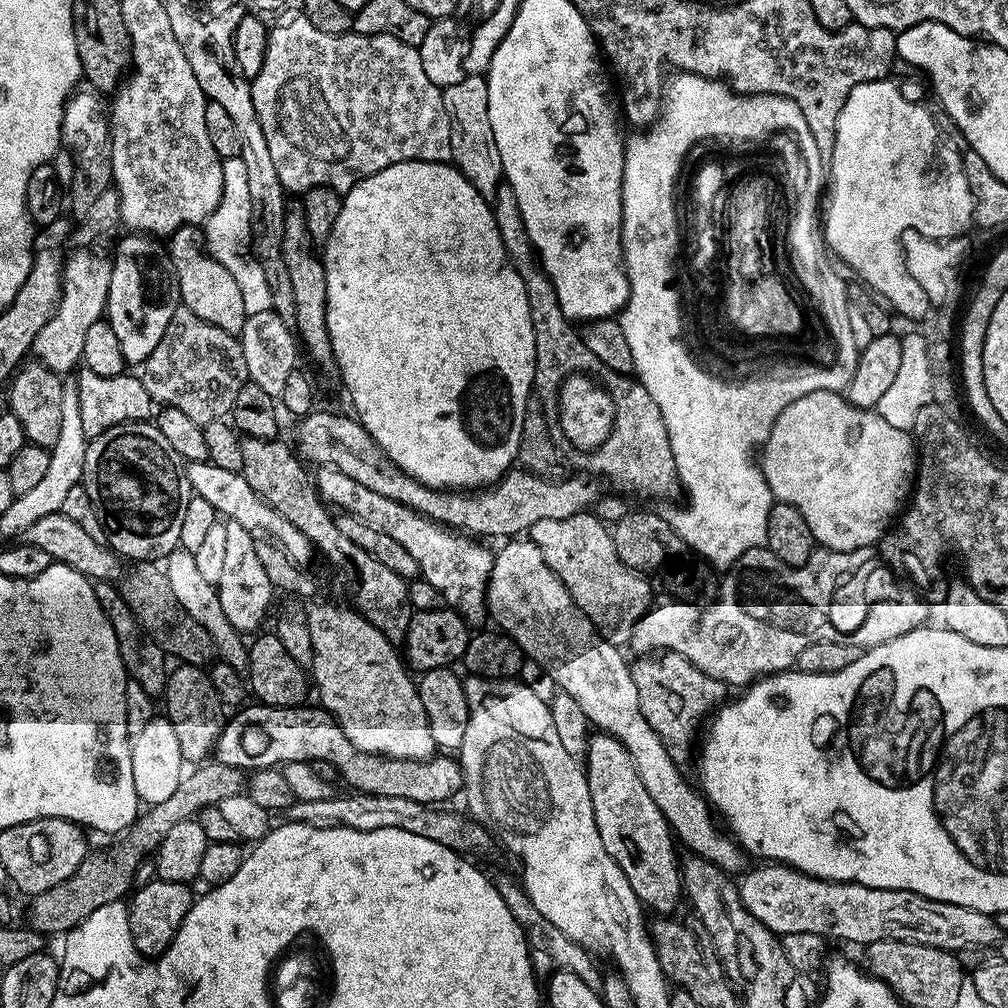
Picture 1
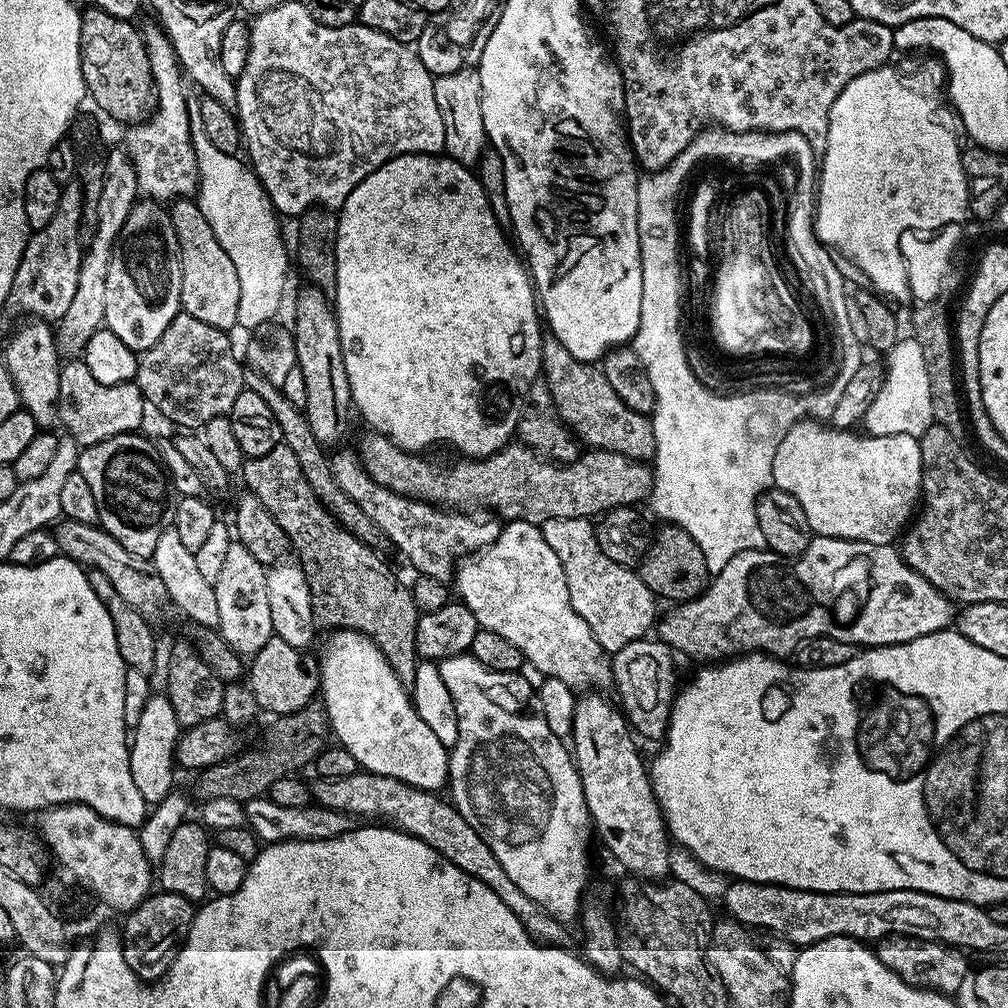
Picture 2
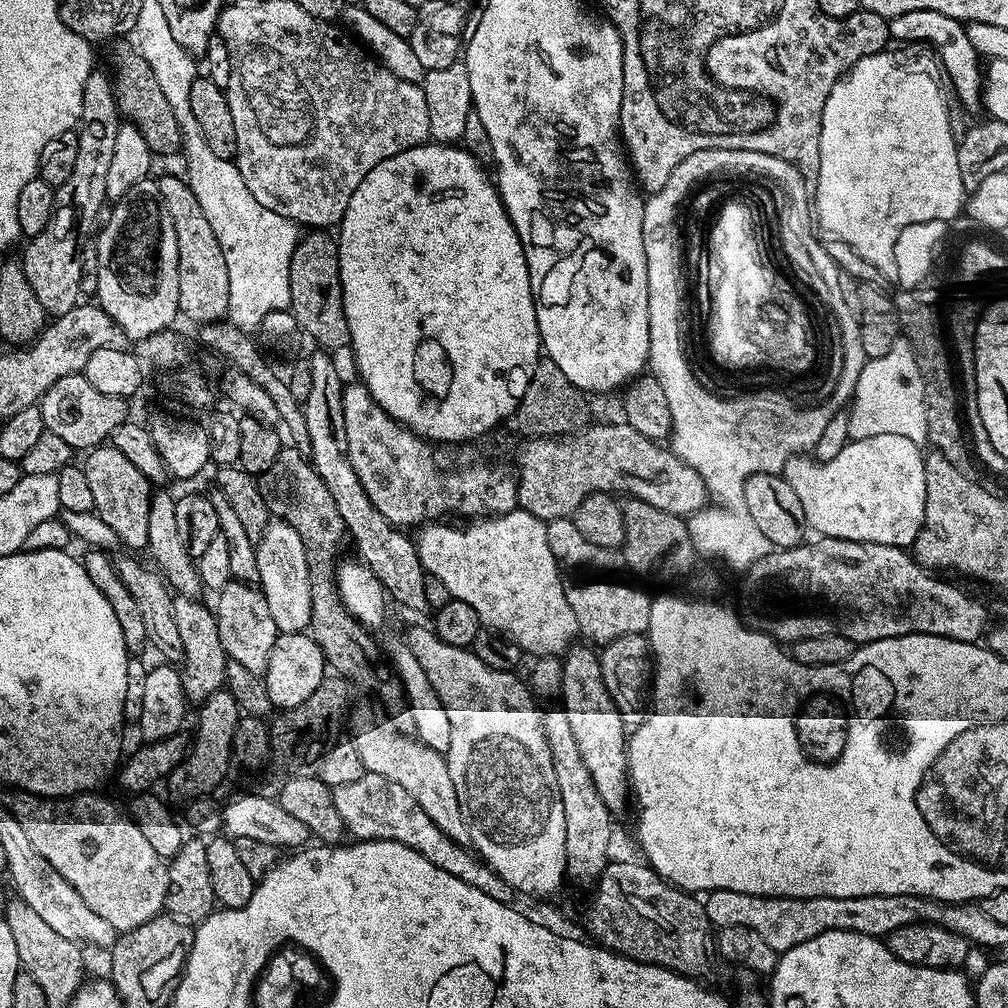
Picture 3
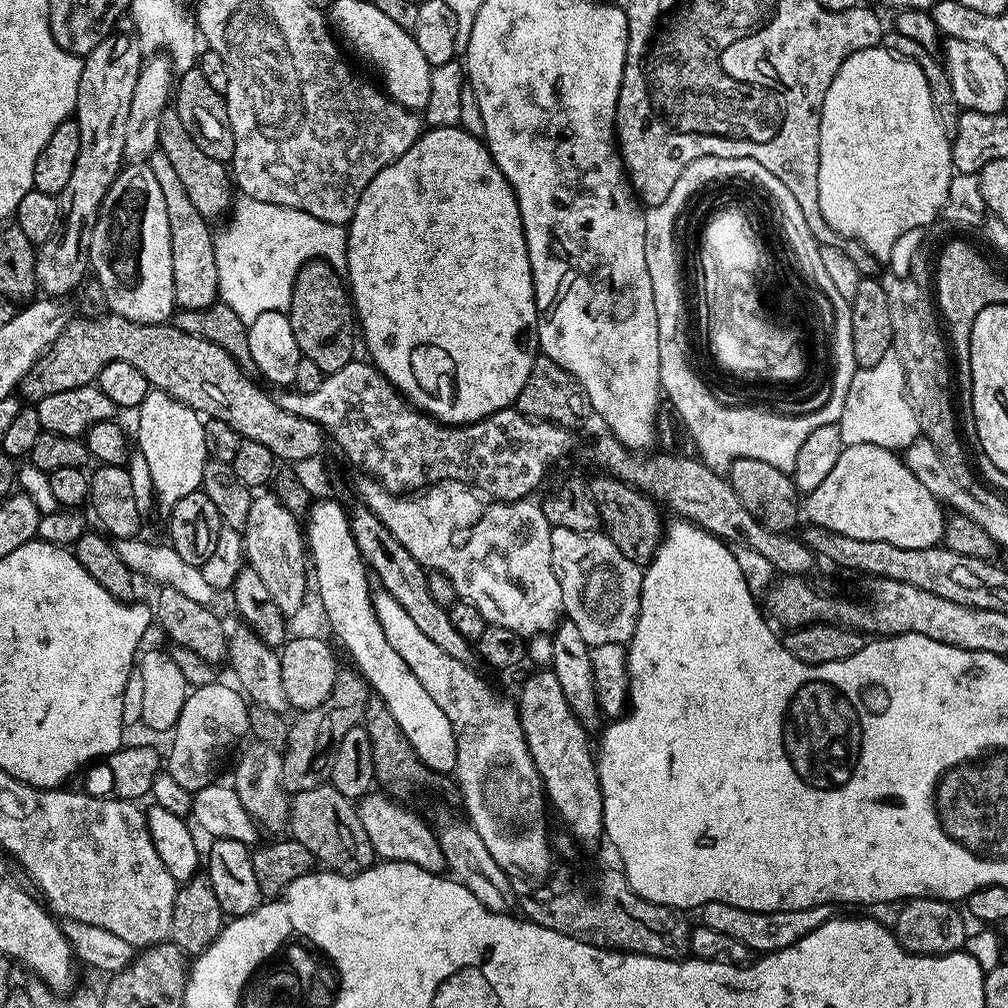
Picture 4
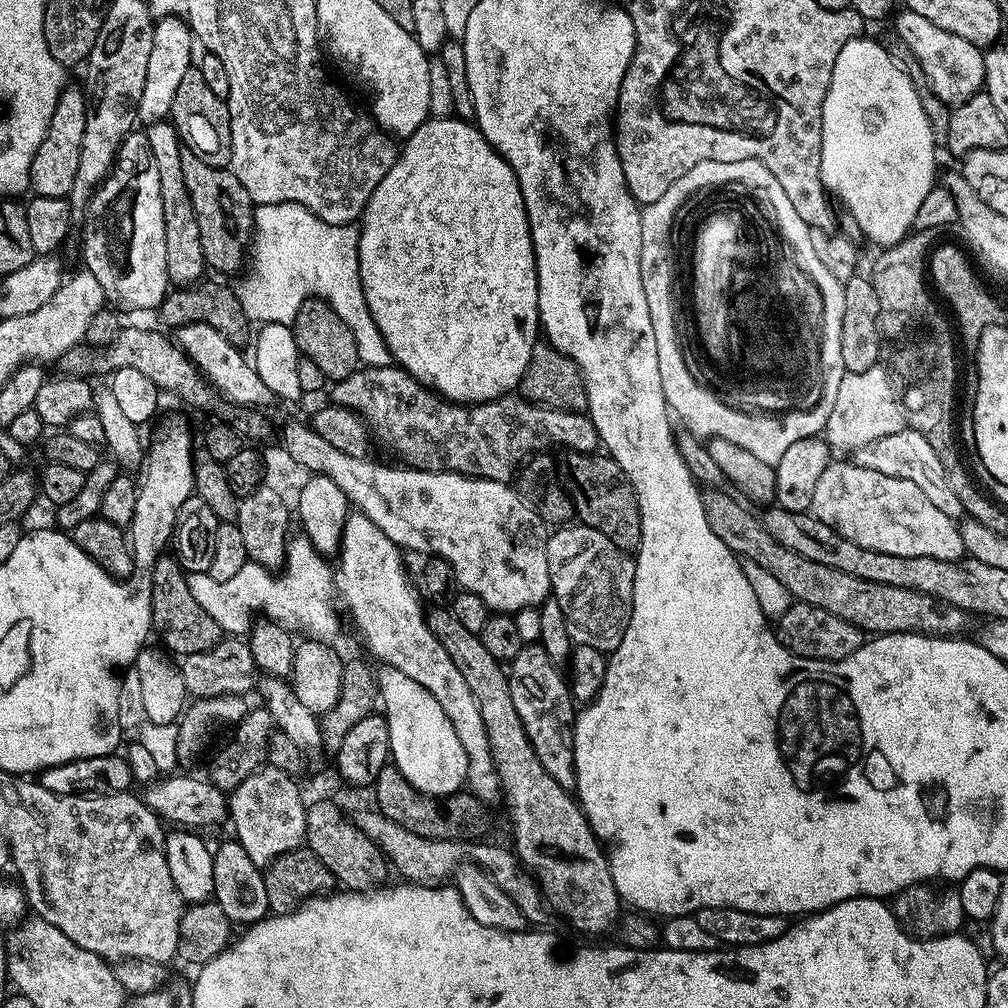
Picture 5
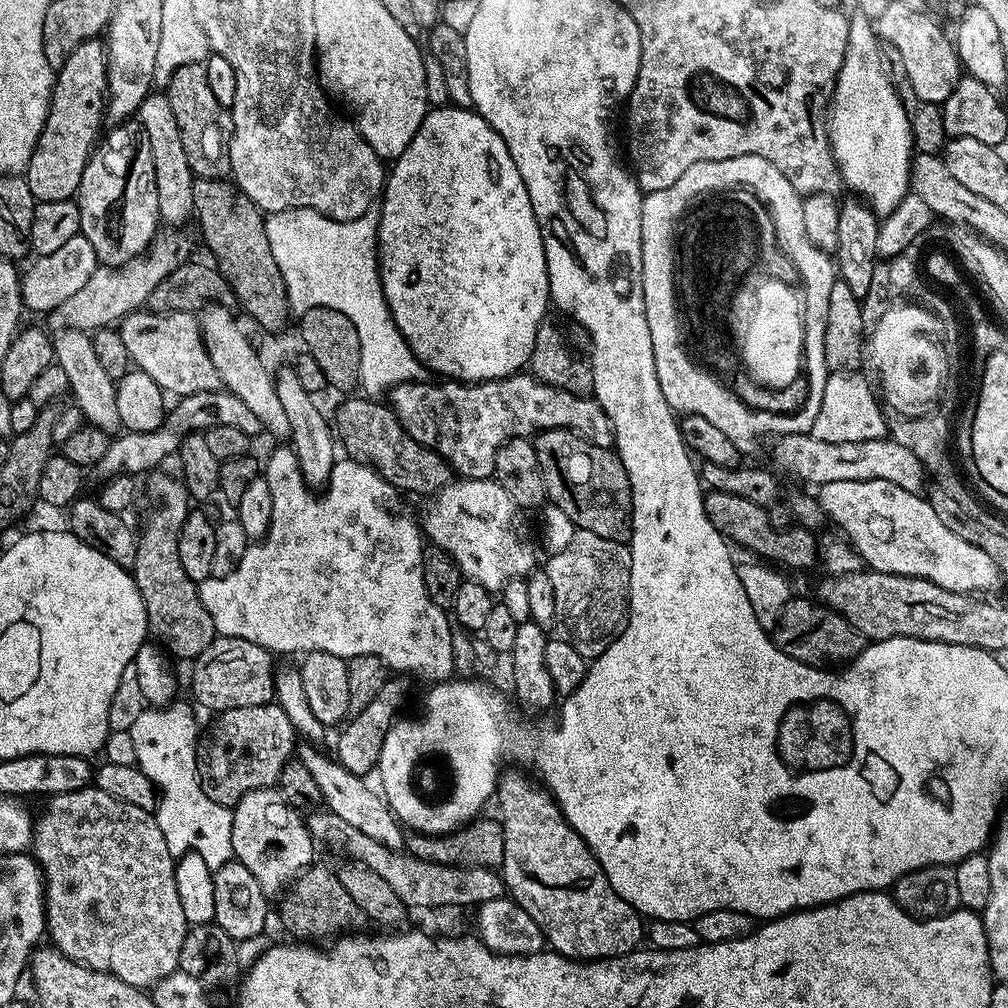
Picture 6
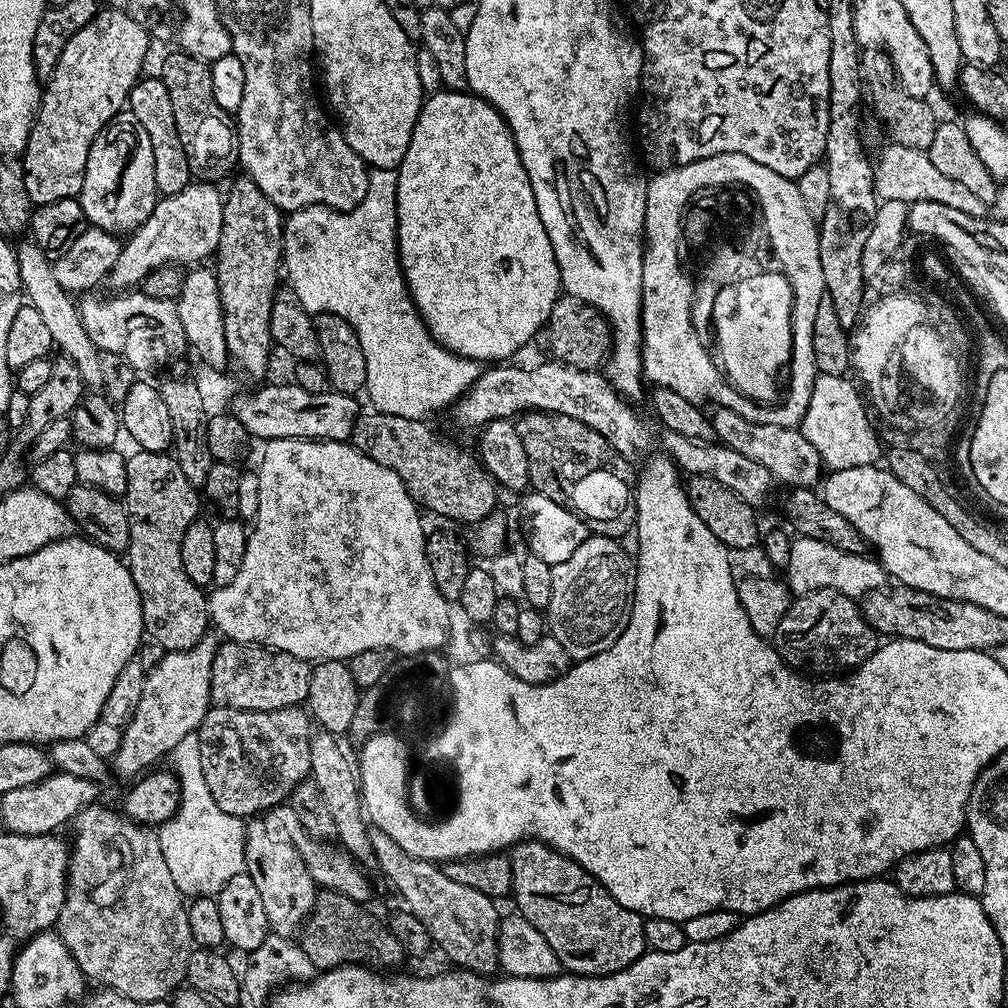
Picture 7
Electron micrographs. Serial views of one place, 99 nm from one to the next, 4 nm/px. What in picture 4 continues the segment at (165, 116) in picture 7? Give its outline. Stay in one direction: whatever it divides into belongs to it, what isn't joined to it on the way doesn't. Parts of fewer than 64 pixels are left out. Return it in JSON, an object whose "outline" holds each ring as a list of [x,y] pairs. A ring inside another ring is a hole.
{"outline":[[[155,151],[148,157],[146,163],[154,170],[154,178],[158,178],[158,186],[162,190],[162,198],[166,198],[166,218],[170,222],[170,254],[174,266],[174,298],[176,308],[202,310],[217,303],[218,262],[214,262],[214,232],[209,221],[198,214],[198,206],[190,202],[190,194],[182,186],[170,158],[162,151]]]}

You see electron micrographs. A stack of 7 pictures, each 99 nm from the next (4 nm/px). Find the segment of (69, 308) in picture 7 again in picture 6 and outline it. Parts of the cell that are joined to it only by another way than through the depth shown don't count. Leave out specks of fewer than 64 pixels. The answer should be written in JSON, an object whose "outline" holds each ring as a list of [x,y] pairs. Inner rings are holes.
{"outline":[[[66,328],[55,333],[52,349],[56,352],[55,364],[66,370],[68,391],[75,407],[82,410],[85,421],[91,427],[109,434],[121,431],[118,418],[118,398],[116,397],[116,381],[106,374],[105,368],[98,362],[94,354],[91,335],[79,332],[77,328]]]}

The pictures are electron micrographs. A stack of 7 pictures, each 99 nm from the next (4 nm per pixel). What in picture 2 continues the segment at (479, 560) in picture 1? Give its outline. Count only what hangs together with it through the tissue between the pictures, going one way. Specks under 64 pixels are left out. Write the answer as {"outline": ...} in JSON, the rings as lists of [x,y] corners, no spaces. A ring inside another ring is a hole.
{"outline":[[[333,455],[331,465],[334,482],[342,486],[342,491],[362,509],[362,514],[369,516],[373,522],[378,522],[389,545],[393,549],[396,547],[417,568],[415,571],[419,575],[451,581],[458,557],[480,552],[490,547],[500,536],[502,521],[499,516],[454,512],[436,508],[421,500],[411,500],[409,496],[394,494],[394,490],[374,482],[374,478],[370,478],[355,455]]]}

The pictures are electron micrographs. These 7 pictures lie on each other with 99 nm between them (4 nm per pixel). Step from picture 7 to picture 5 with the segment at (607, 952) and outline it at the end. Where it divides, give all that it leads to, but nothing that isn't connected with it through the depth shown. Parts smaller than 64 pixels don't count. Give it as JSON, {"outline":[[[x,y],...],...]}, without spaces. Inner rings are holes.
{"outline":[[[429,607],[426,615],[434,638],[442,642],[442,650],[450,654],[466,686],[470,686],[470,694],[474,694],[478,702],[500,779],[502,804],[508,807],[508,820],[512,823],[510,844],[515,859],[536,877],[555,915],[557,912],[578,931],[592,936],[606,931],[616,919],[616,923],[621,919],[622,901],[610,874],[605,849],[592,833],[575,795],[542,770],[542,762],[538,762],[538,754],[534,754],[534,746],[530,746],[526,726],[522,726],[522,718],[518,718],[518,710],[514,710],[505,665],[487,652],[479,635],[466,630],[447,607]]]}

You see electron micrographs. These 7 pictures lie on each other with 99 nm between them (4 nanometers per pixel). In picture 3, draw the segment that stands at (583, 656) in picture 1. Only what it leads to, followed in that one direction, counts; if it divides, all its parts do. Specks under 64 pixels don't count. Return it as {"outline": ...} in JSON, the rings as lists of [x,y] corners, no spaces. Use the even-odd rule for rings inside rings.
{"outline":[[[517,510],[503,512],[501,516],[476,518],[465,528],[455,528],[452,522],[429,522],[415,533],[418,558],[427,575],[438,578],[450,590],[453,600],[474,606],[481,625],[495,630],[513,640],[525,653],[537,656],[563,657],[573,647],[575,636],[581,635],[574,610],[566,598],[565,577],[556,563],[548,541],[548,525],[534,514]]]}

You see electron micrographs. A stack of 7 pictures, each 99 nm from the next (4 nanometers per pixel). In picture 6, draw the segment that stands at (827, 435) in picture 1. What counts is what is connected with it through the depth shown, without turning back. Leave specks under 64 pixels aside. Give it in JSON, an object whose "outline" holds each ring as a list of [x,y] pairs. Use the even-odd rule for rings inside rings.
{"outline":[[[882,480],[844,481],[819,485],[818,499],[825,517],[849,536],[845,537],[873,572],[926,578],[942,590],[965,594],[988,594],[1002,583],[990,556],[946,530],[923,495]]]}

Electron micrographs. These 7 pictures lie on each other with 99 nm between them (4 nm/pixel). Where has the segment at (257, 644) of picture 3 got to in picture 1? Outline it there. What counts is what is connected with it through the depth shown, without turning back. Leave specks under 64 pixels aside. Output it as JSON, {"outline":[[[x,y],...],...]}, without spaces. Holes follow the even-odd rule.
{"outline":[[[224,520],[223,523],[226,526],[226,550],[222,574],[215,584],[216,593],[222,602],[222,611],[226,613],[226,618],[230,618],[230,626],[234,626],[241,634],[252,631],[255,633],[255,628],[263,622],[264,615],[268,612],[268,603],[272,596],[274,597],[274,589],[270,578],[266,578],[266,570],[262,570],[262,562],[258,559],[257,537],[238,526],[238,522]]]}

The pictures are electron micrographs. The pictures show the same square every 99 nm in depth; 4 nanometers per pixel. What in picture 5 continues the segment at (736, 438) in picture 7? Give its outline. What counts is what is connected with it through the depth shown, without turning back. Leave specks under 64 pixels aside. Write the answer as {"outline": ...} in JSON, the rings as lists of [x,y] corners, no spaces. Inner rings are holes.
{"outline":[[[906,426],[896,434],[886,435],[877,442],[867,443],[866,446],[854,450],[852,458],[856,464],[864,469],[876,470],[880,474],[887,474],[890,477],[903,478],[908,482],[914,482],[926,495],[930,497],[937,496],[940,507],[949,516],[956,518],[961,515],[960,502],[951,492],[945,474],[945,467],[942,466],[942,460],[937,451],[930,445],[922,430]]]}

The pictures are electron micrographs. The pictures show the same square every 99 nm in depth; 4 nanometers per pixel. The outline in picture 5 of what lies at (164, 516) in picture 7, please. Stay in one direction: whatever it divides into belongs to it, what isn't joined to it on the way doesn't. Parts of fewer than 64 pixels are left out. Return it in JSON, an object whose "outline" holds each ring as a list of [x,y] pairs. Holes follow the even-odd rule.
{"outline":[[[164,554],[154,566],[153,589],[148,610],[151,631],[155,635],[157,632],[161,640],[159,643],[169,653],[177,652],[177,657],[209,652],[222,639],[218,622],[214,622],[214,618],[210,618],[210,614],[206,614],[206,610],[198,606],[194,594],[190,591],[188,577],[175,555]]]}

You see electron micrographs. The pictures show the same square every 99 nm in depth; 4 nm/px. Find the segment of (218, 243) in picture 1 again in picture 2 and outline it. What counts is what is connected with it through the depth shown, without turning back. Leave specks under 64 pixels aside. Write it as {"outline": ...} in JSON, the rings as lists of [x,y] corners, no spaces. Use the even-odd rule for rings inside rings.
{"outline":[[[189,103],[188,121],[192,124],[192,145],[194,146],[194,154],[198,162],[198,174],[200,175],[198,203],[202,214],[206,214],[206,222],[210,222],[211,228],[214,229],[214,234],[218,238],[218,242],[222,242],[222,250],[226,250],[226,254],[230,254],[230,262],[234,262],[234,270],[238,274],[238,286],[242,286],[242,294],[238,294],[238,325],[241,329],[249,328],[249,330],[255,330],[264,324],[275,321],[279,317],[276,315],[279,314],[280,303],[284,300],[284,283],[288,280],[288,264],[290,268],[290,248],[289,245],[288,248],[284,245],[284,236],[280,233],[279,222],[281,223],[281,221],[278,219],[278,213],[268,200],[266,190],[260,185],[260,179],[256,177],[256,173],[252,171],[251,167],[239,155],[231,156],[222,150],[218,150],[218,146],[214,146],[214,142],[210,142],[210,138],[206,138],[206,130],[202,130],[202,114],[200,113],[199,103]]]}

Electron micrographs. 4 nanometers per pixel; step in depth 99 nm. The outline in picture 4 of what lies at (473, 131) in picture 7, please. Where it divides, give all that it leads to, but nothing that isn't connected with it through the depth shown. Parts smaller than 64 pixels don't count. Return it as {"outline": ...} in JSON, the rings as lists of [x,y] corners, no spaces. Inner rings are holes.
{"outline":[[[459,126],[421,131],[414,146],[410,146],[410,150],[402,154],[402,158],[390,162],[390,166],[382,169],[372,179],[370,186],[362,190],[352,221],[346,227],[346,287],[350,293],[359,331],[362,333],[362,344],[363,347],[364,344],[368,347],[367,355],[371,363],[394,385],[397,392],[412,407],[441,420],[444,424],[473,424],[498,410],[513,407],[522,386],[526,386],[526,378],[530,378],[534,359],[534,344],[530,337],[536,331],[536,287],[532,281],[530,254],[526,246],[516,193],[508,185],[508,179],[502,174],[502,170],[498,170],[494,158],[488,152],[487,143],[483,139],[472,137]]]}

